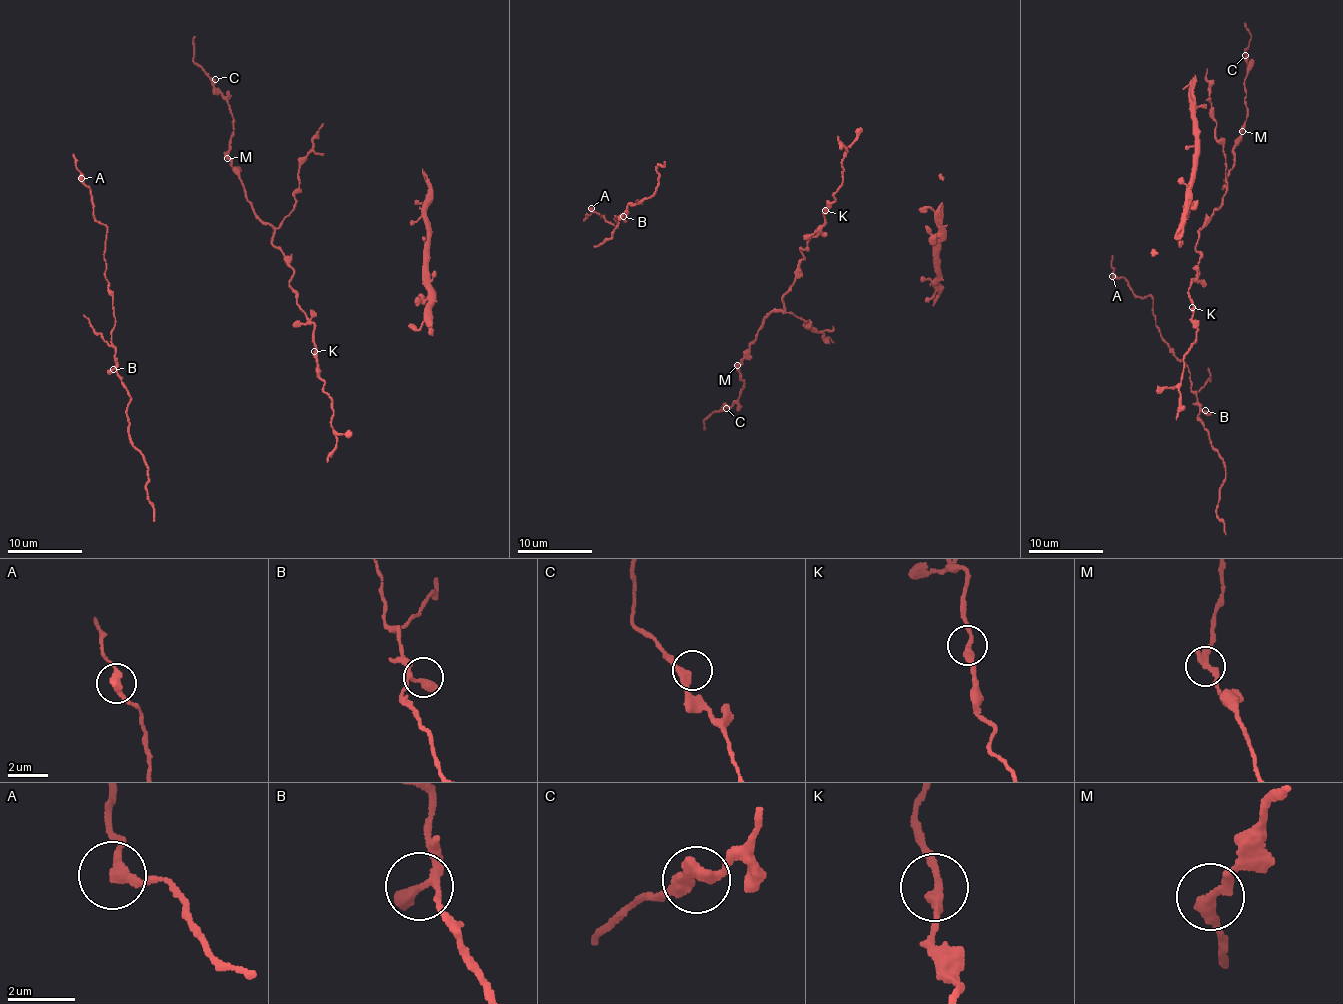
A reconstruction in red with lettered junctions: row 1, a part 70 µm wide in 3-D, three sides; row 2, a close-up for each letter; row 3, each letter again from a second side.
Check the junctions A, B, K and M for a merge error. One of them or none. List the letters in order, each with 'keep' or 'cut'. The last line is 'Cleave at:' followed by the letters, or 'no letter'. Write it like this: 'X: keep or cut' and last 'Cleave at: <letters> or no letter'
A: keep
B: keep
K: keep
M: keep
Cleave at: no letter

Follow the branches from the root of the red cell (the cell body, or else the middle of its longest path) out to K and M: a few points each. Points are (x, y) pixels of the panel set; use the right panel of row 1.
K: (1224, 182), (1222, 205), (1198, 231), (1194, 246), (1200, 253), (1198, 277), (1190, 280), (1189, 289), (1192, 307)
M: (1224, 182), (1228, 169), (1233, 165), (1233, 144), (1241, 138), (1243, 130)

